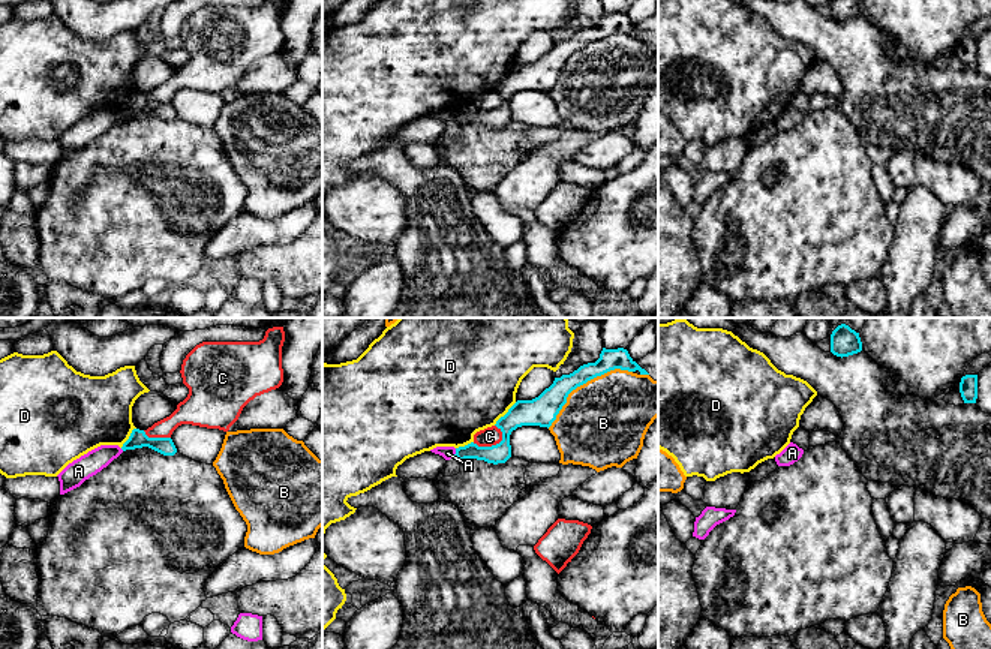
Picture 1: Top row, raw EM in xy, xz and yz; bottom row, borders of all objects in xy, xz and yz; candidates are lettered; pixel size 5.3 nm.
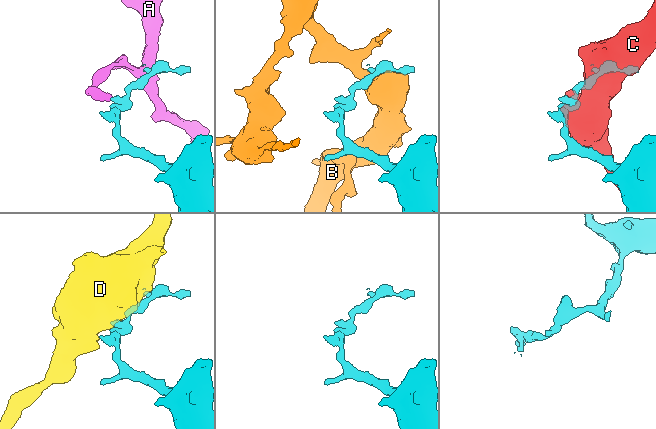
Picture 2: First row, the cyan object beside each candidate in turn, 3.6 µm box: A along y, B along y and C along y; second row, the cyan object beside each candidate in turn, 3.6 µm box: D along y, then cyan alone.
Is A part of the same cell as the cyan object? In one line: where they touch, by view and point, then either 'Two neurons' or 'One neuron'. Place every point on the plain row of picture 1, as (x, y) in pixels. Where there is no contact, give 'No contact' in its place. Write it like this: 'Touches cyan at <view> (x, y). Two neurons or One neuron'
Touches cyan at xz (456, 117). Two neurons

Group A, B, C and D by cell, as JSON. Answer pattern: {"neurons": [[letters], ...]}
{"neurons": [["A"], ["B"], ["C"], ["D"]]}

